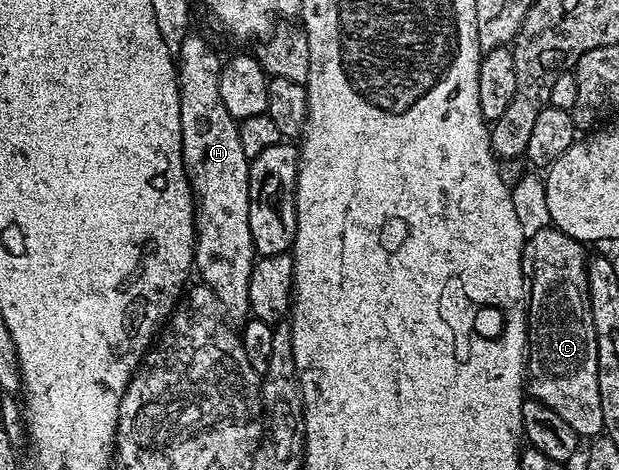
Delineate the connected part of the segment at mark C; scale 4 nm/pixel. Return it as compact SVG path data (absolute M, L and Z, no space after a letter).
M553 225L526 236L523 244L523 273L529 280L529 298L526 300L527 358L525 360L525 387L530 398L549 405L581 437L595 437L603 431L601 417L601 389L597 389L597 329L589 305L587 261L589 251L584 244Z

